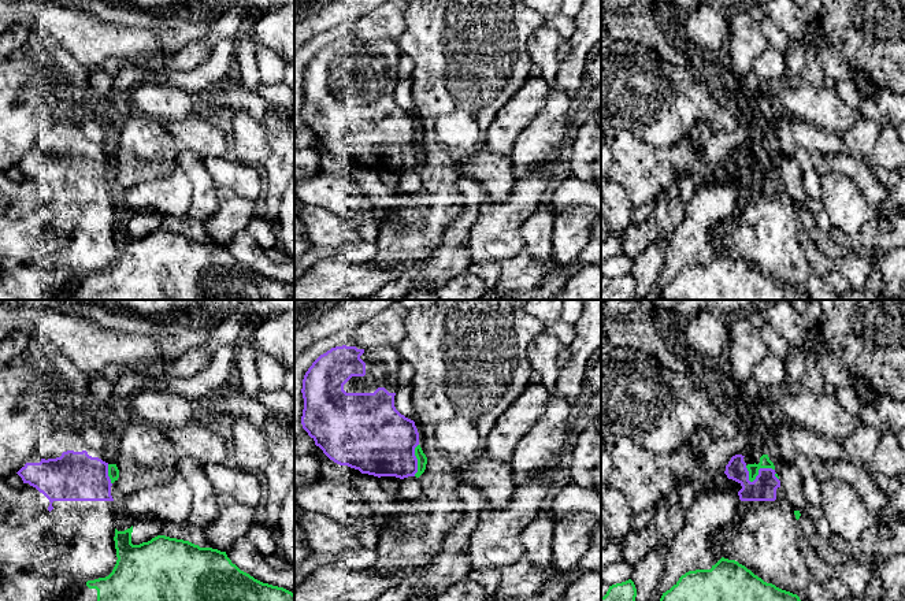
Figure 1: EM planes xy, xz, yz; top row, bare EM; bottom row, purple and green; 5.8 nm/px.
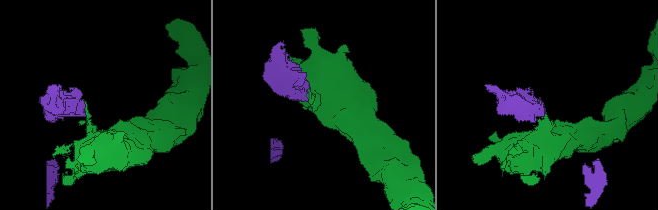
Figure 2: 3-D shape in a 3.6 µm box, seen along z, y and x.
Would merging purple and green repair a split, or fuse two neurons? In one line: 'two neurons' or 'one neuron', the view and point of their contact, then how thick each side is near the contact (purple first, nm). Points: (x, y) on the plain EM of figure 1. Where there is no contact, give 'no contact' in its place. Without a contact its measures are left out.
two neurons; meets purple in yz at (757, 169); 150 nm thick on the purple side, 60 nm on the other

